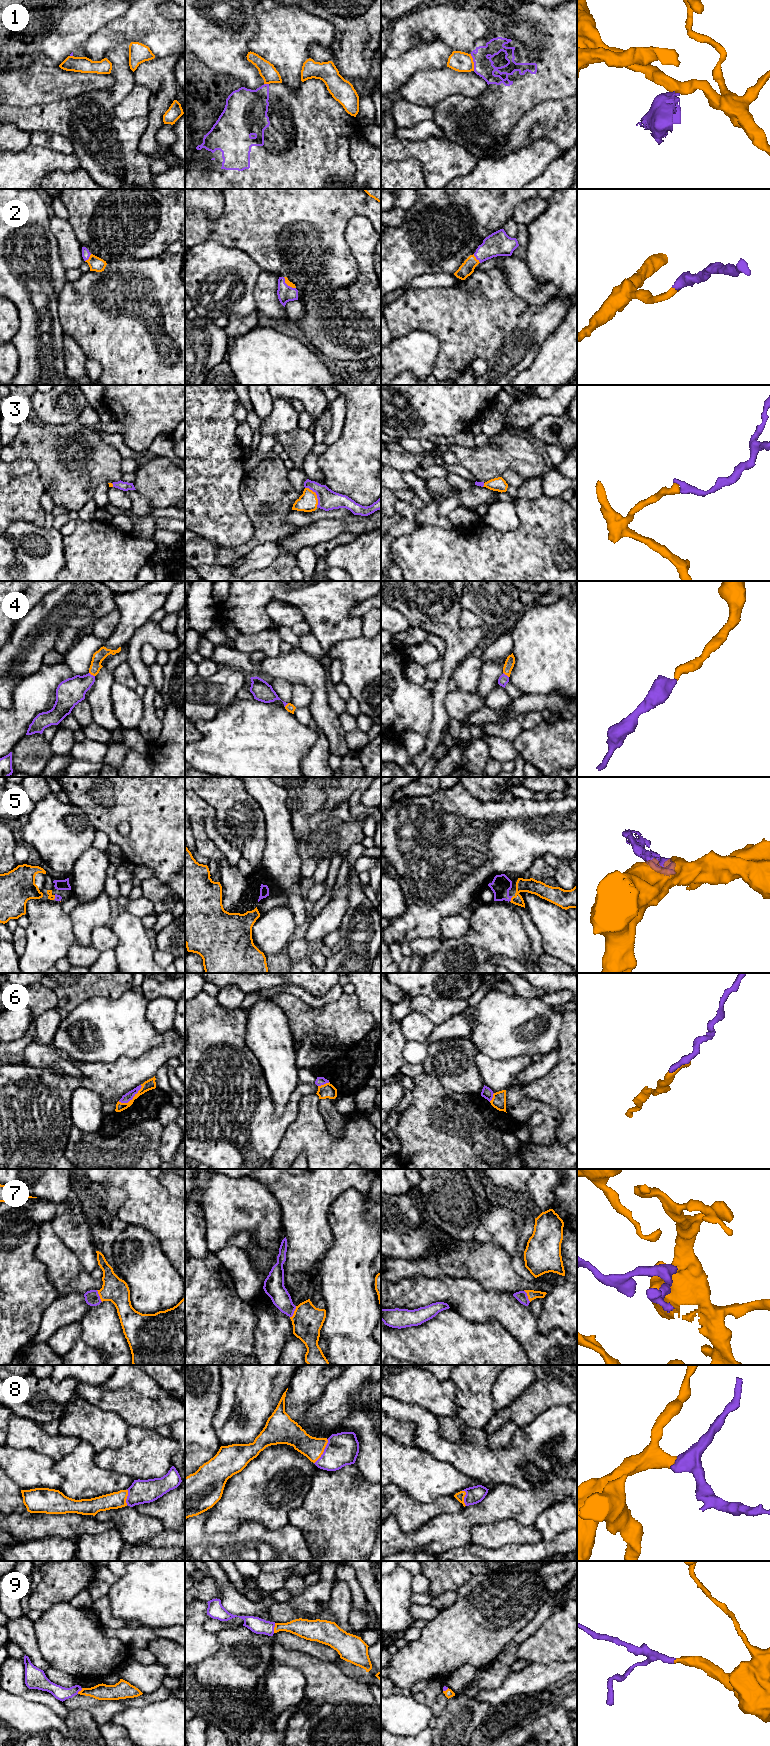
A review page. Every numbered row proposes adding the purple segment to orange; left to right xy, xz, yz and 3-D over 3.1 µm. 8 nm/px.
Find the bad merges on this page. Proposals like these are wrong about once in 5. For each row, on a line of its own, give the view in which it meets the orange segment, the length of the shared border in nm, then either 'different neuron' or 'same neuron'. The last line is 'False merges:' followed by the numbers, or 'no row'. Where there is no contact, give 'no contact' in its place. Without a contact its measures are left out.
1: contact in yz; length 140 nm; different neuron
2: contact in yz; length 90 nm; same neuron
3: contact in xz; length 130 nm; same neuron
4: contact in xy; length 60 nm; same neuron
5: contact in yz; length 40 nm; same neuron
6: contact in xy; length 240 nm; same neuron
7: contact in xz; length 110 nm; same neuron
8: contact in xz; length 220 nm; same neuron
9: contact in xz; length 80 nm; same neuron
False merges: 1

